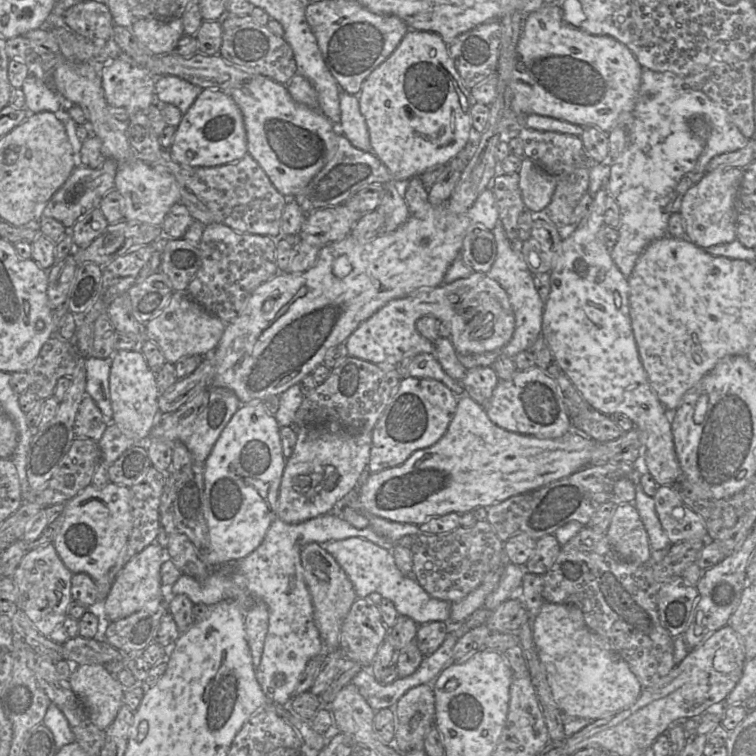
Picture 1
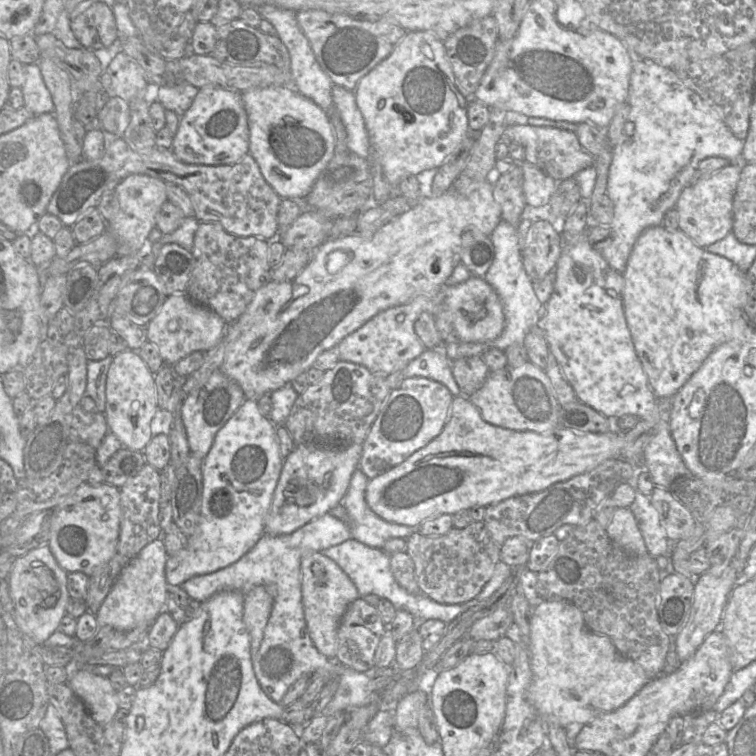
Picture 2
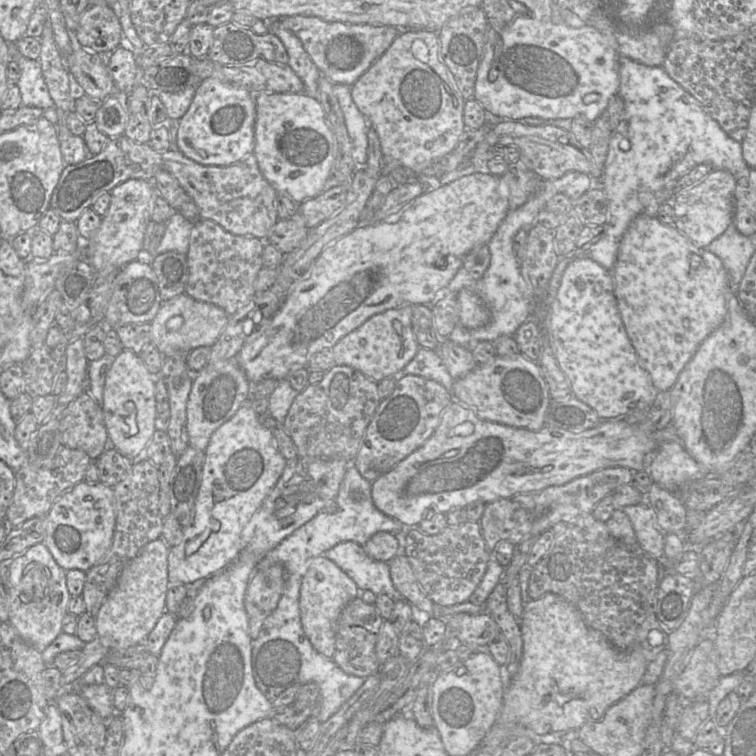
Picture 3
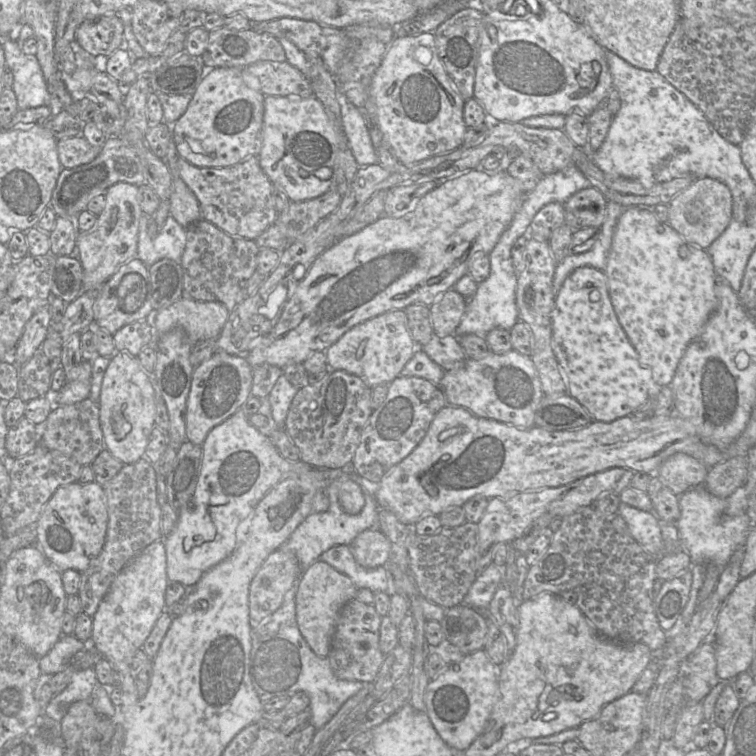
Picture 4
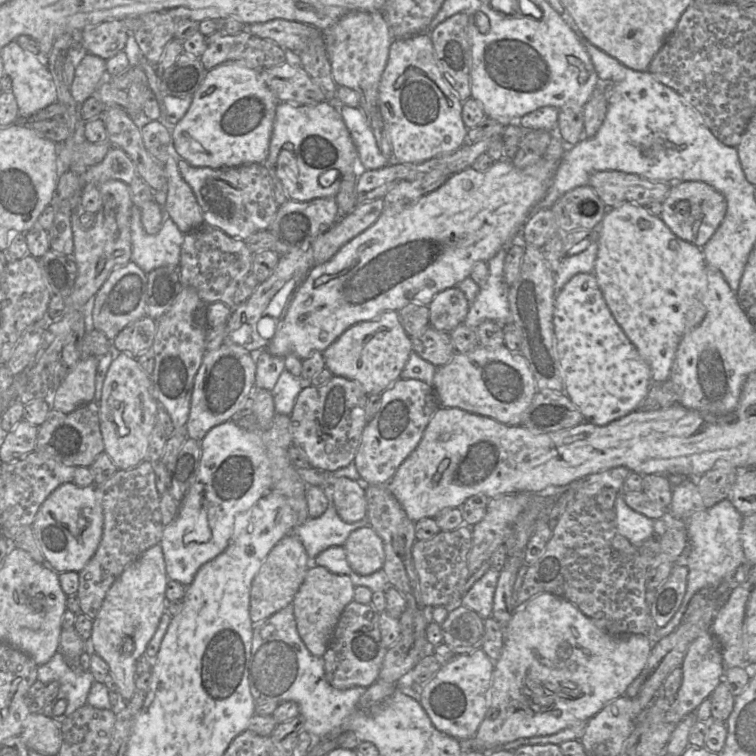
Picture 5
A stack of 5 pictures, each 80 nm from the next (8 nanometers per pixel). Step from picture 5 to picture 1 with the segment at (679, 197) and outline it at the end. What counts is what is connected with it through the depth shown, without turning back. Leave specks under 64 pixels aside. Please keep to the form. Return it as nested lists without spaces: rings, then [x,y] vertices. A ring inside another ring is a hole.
[[[718,167],[706,172],[699,182],[687,190],[680,207],[687,239],[701,248],[729,243],[737,239],[735,204],[742,178],[741,168]]]

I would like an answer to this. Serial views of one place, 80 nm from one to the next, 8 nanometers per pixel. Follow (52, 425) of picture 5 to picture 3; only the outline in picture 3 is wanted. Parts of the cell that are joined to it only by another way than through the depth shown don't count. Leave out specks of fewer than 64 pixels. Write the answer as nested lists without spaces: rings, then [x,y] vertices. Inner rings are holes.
[[[88,391],[63,411],[60,431],[63,446],[84,451],[93,462],[109,446],[102,407]]]

